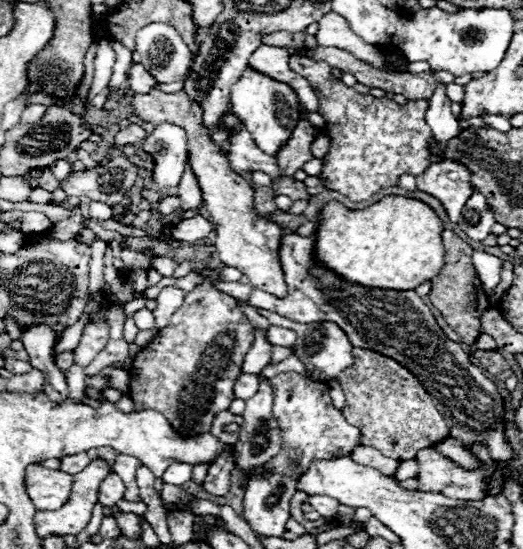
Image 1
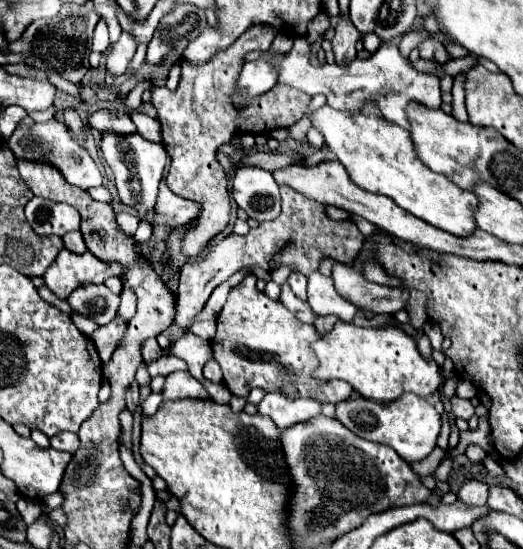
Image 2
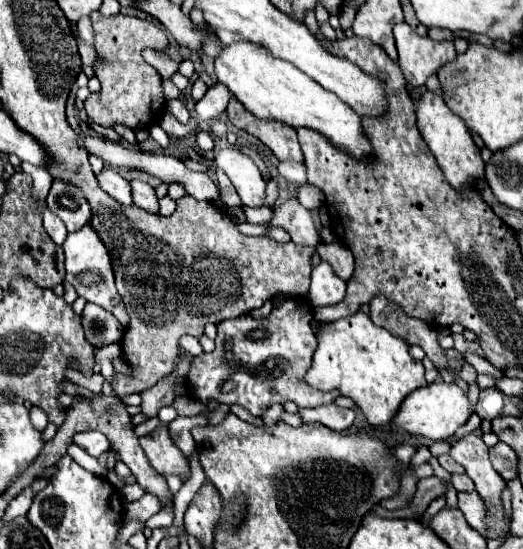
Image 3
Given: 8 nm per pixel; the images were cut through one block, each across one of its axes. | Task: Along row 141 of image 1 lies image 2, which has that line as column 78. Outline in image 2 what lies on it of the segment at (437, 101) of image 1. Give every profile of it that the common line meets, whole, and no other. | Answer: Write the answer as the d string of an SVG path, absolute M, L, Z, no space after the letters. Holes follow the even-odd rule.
M60 432L50 438L50 446L54 450L64 450L64 452L74 454L80 448L80 438L74 432Z

